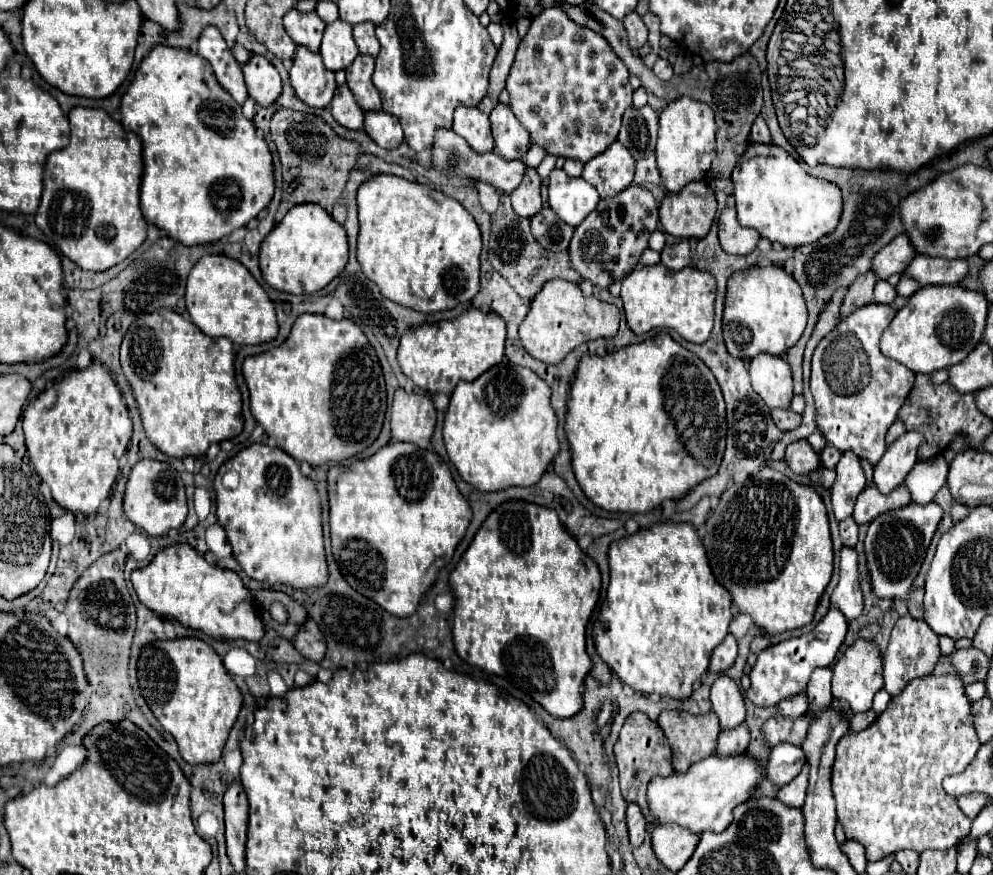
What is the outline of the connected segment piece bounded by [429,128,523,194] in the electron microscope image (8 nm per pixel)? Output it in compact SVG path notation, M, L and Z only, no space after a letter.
M437 128L435 140L433 140L433 146L429 148L429 152L431 152L433 168L437 172L441 172L445 176L461 176L461 178L469 178L475 182L485 182L505 194L511 194L519 186L519 180L523 176L523 162L521 160L503 160L495 152L477 154L459 134L453 132L453 128Z

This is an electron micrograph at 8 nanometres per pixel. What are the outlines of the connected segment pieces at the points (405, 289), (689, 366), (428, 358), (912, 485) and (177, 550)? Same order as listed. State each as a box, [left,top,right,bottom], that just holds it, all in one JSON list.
[[357,174,481,312],[565,332,725,512],[397,308,505,394],[903,456,949,504],[131,544,263,640]]

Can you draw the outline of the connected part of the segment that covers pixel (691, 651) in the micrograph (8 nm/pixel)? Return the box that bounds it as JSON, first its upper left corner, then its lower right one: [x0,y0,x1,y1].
[593,522,733,698]

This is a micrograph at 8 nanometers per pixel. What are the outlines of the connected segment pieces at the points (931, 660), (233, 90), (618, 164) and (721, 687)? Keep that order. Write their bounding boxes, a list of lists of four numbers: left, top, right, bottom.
[[883,616,941,698],[197,26,247,102],[583,140,635,198],[711,676,745,730]]

